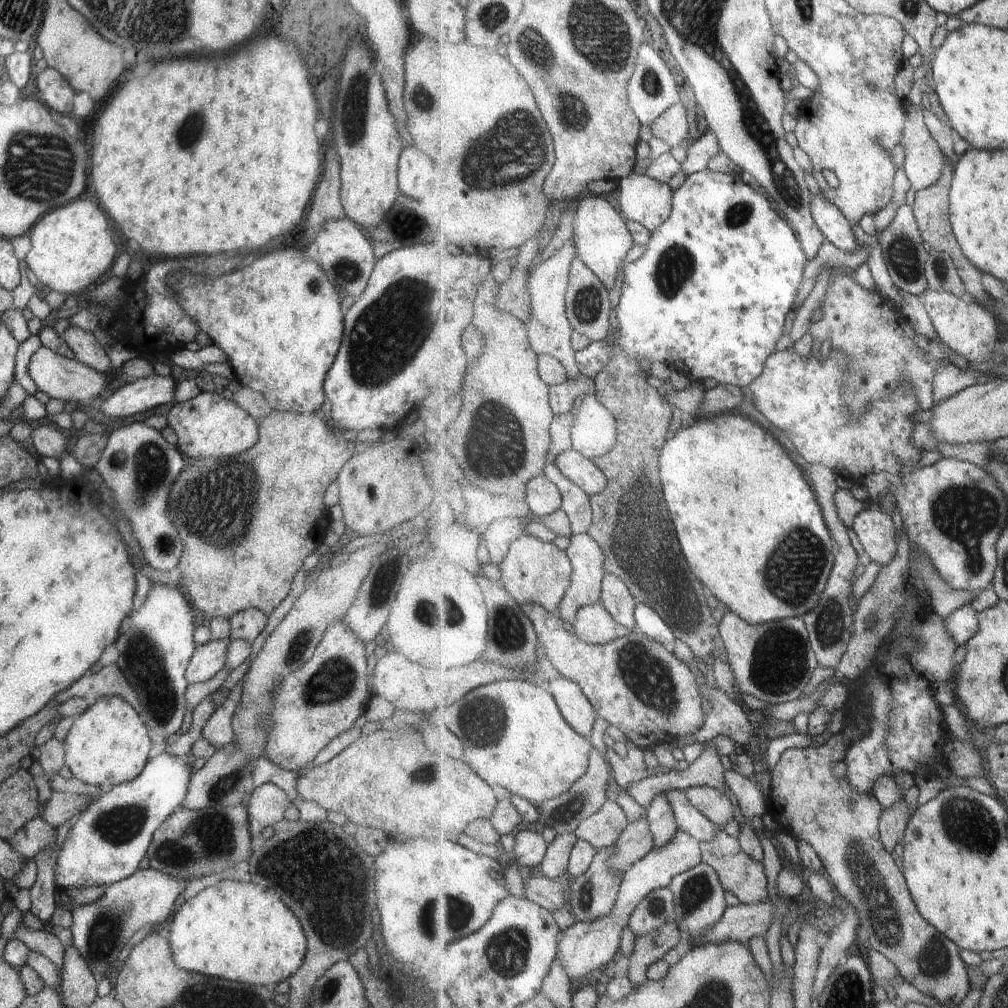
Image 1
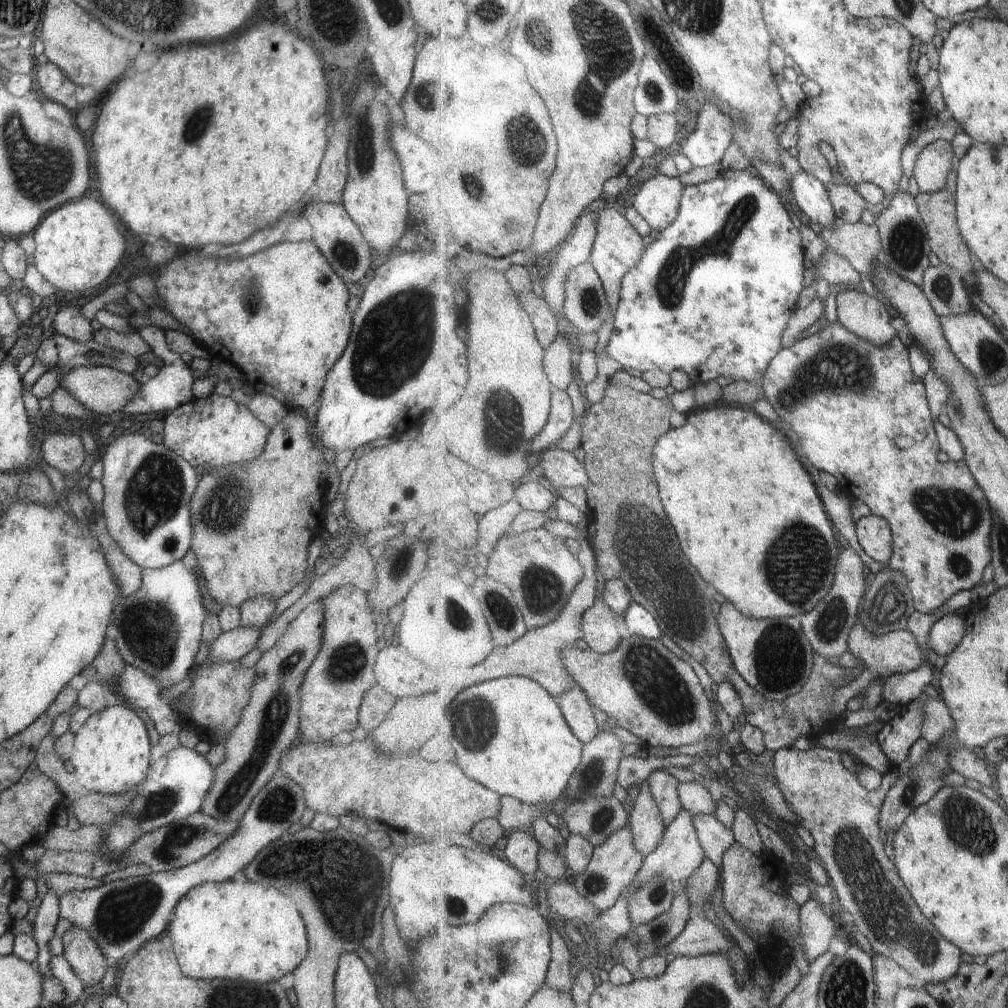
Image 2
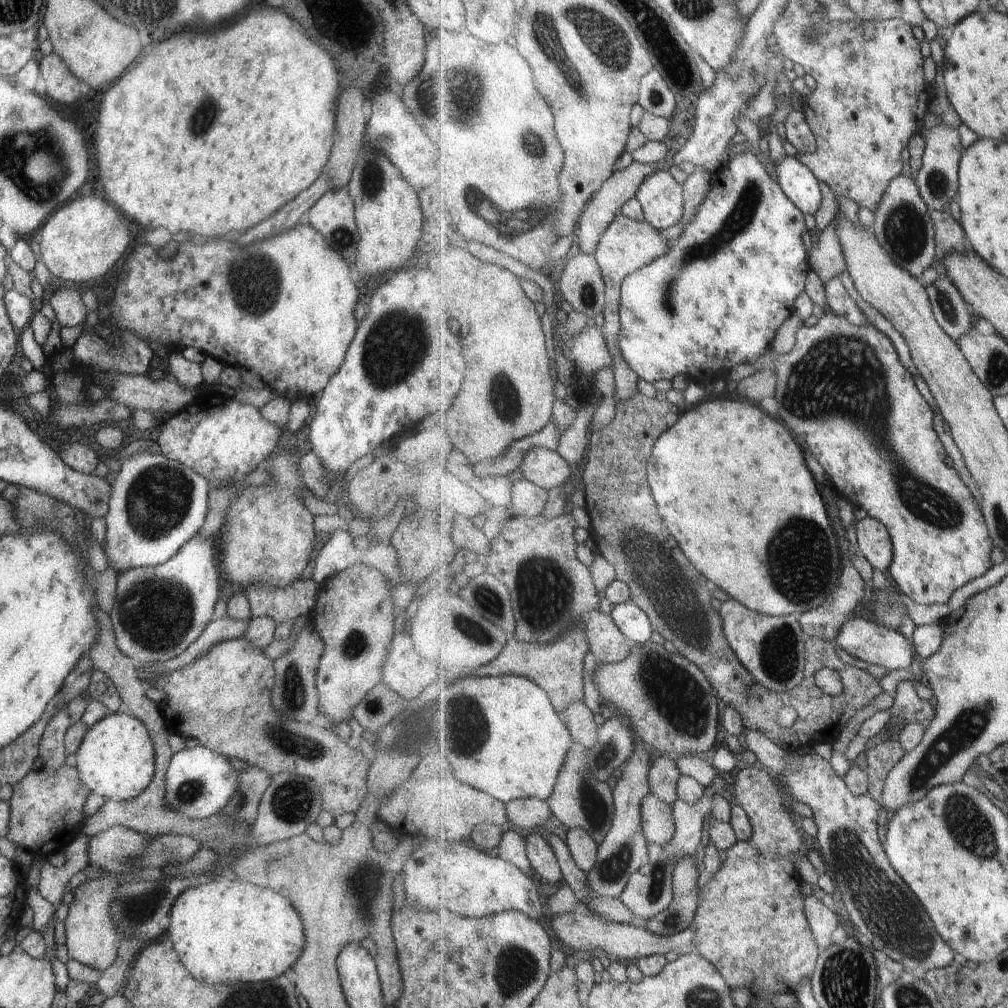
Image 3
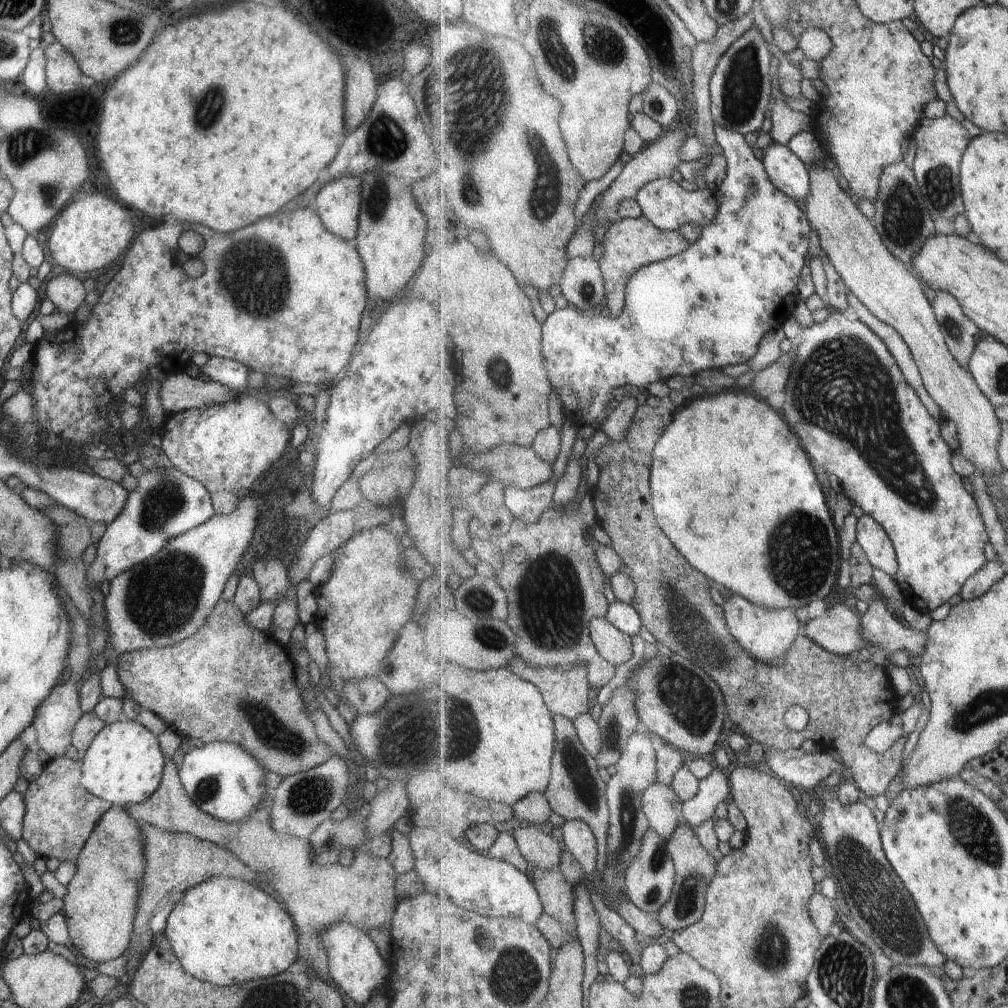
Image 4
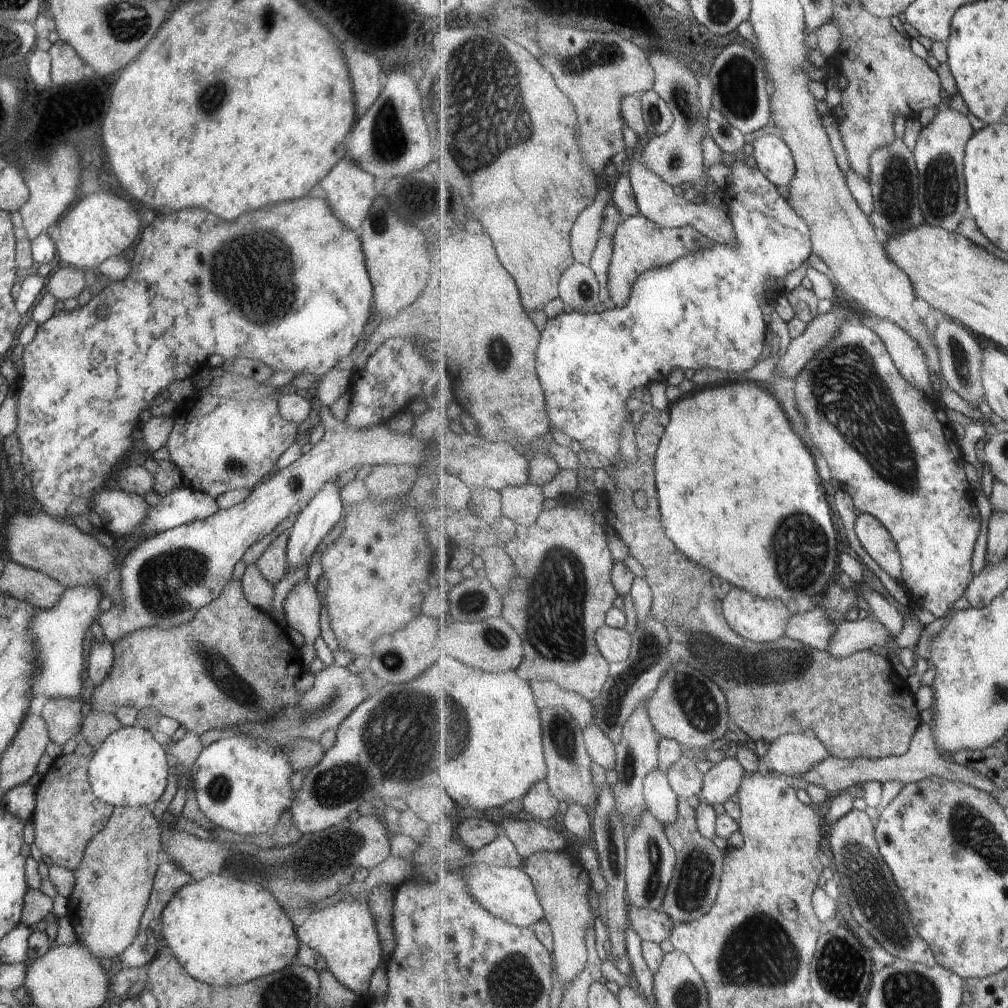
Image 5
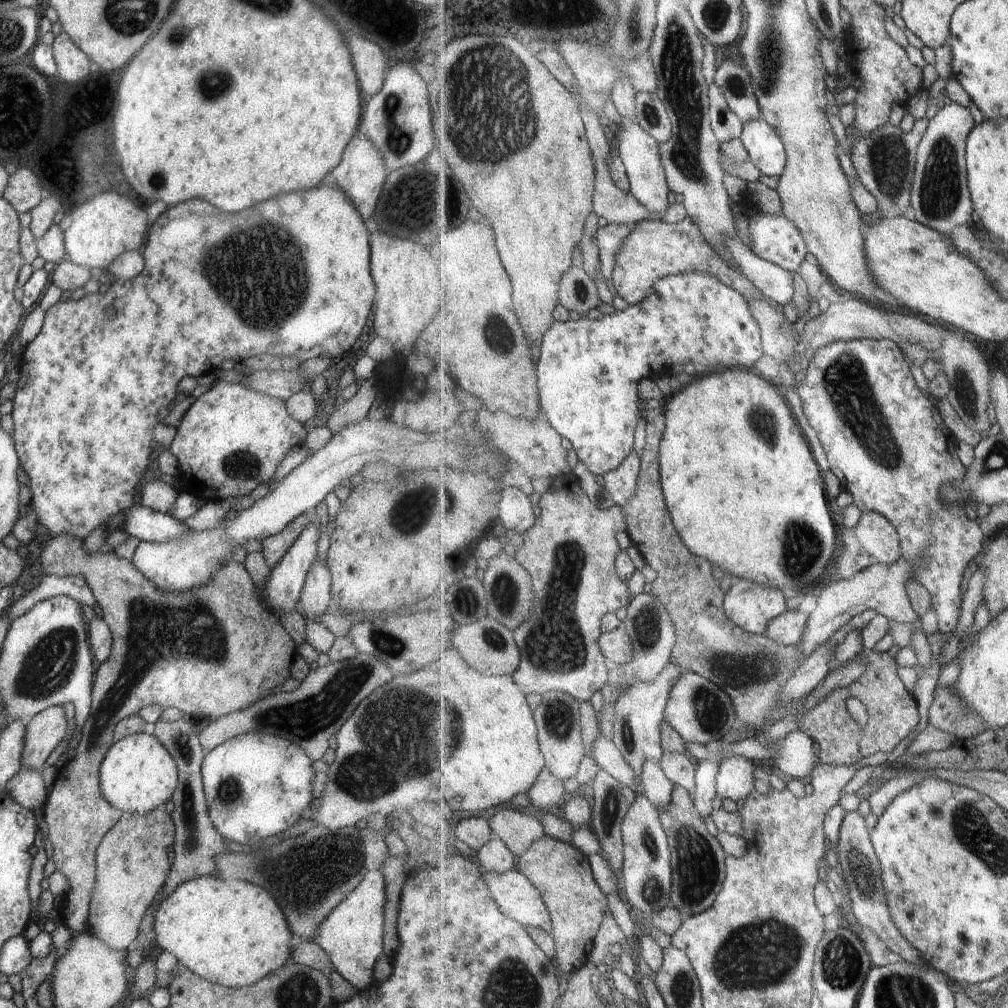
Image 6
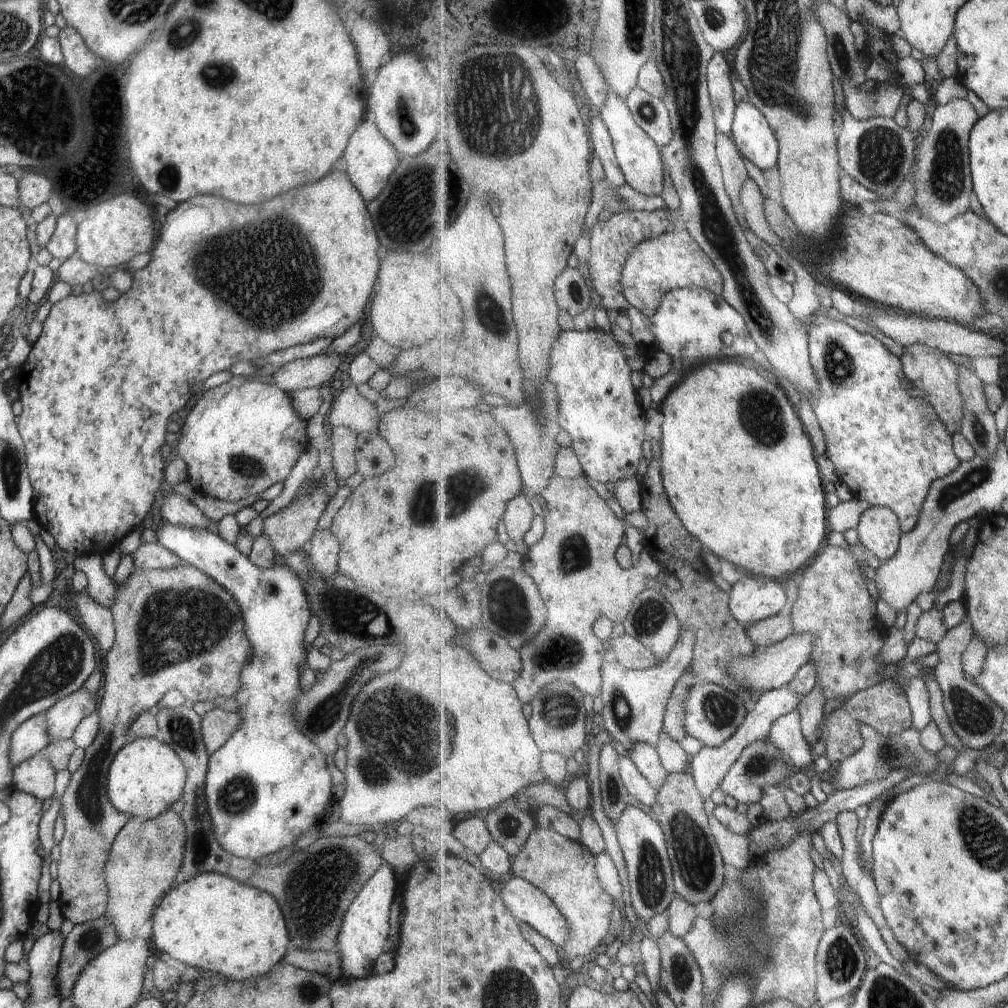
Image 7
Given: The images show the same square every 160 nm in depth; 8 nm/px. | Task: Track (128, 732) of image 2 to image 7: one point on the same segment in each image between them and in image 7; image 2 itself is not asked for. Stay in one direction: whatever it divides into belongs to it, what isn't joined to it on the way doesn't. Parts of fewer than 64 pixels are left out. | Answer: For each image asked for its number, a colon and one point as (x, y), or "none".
3: (115, 760)
4: (123, 765)
5: (129, 768)
6: (136, 774)
7: (145, 777)

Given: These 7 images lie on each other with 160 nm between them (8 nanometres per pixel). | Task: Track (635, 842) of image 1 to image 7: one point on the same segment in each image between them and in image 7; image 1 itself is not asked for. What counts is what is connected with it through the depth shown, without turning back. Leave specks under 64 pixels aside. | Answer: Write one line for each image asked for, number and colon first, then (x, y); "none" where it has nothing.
2: (646, 823)
3: (658, 825)
4: (663, 807)
5: (662, 800)
6: (658, 787)
7: (646, 758)

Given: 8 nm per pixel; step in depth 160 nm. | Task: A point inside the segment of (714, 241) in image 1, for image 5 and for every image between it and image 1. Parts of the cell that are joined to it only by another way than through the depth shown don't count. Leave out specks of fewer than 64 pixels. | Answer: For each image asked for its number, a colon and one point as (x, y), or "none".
2: (712, 296)
3: (717, 298)
4: (709, 307)
5: (589, 363)

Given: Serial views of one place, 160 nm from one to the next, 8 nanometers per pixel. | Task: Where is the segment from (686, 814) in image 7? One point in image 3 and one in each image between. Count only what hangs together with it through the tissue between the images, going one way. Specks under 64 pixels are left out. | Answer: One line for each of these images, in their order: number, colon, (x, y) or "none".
3: (681, 915)
4: (696, 867)
5: (692, 893)
6: (699, 861)

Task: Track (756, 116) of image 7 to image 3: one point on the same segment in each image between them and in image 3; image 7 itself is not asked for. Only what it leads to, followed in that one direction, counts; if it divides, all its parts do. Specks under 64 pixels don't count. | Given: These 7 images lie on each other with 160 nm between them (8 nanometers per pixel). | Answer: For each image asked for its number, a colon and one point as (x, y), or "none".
3: (798, 182)
4: (789, 173)
5: (774, 158)
6: (767, 151)

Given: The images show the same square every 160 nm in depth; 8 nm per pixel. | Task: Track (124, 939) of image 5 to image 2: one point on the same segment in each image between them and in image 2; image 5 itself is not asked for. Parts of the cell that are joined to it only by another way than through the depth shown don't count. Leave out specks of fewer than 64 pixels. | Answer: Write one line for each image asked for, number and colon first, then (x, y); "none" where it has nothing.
2: (86, 962)
3: (90, 938)
4: (99, 906)

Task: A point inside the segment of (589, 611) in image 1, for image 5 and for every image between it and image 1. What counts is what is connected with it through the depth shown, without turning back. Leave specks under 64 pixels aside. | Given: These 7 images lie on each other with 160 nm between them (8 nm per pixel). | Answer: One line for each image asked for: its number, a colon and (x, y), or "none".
2: (599, 627)
3: (608, 644)
4: (614, 645)
5: (615, 643)

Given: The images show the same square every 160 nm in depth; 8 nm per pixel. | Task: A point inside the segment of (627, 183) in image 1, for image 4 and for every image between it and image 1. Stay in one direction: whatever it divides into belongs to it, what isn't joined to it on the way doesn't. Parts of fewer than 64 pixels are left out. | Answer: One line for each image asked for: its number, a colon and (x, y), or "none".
2: (658, 200)
3: (663, 200)
4: (665, 202)

